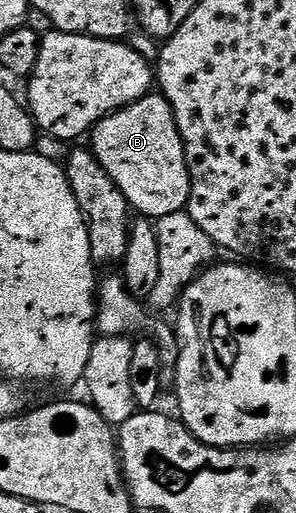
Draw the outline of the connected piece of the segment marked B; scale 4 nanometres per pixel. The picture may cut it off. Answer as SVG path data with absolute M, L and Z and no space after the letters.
M159 92L138 99L125 109L104 117L93 127L90 148L102 167L114 179L118 191L141 218L159 219L183 213L190 199L190 175L184 144L170 103Z

